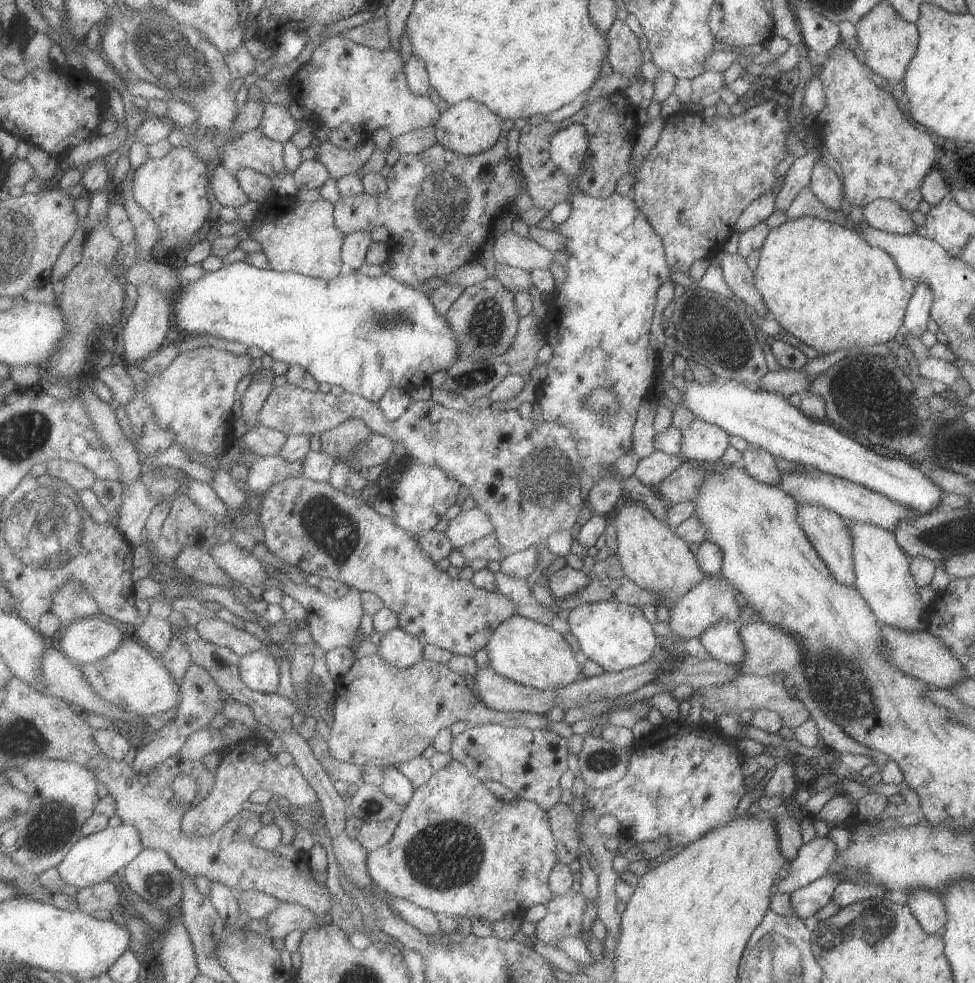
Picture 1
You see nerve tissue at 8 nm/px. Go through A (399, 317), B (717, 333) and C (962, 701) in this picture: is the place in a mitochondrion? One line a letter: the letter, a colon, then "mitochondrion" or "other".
A: mitochondrion
B: mitochondrion
C: other

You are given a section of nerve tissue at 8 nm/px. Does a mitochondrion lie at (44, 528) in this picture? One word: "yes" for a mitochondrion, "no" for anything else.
yes

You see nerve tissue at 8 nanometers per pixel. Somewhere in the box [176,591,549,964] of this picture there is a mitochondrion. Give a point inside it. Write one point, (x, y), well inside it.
(466, 843)

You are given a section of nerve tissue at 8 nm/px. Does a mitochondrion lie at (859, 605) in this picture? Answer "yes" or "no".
no

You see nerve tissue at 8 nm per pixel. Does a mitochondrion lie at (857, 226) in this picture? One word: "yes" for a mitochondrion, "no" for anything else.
no

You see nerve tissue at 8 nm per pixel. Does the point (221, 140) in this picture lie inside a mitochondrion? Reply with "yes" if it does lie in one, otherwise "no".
no

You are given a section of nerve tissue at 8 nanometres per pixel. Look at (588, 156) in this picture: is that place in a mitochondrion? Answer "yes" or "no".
no

